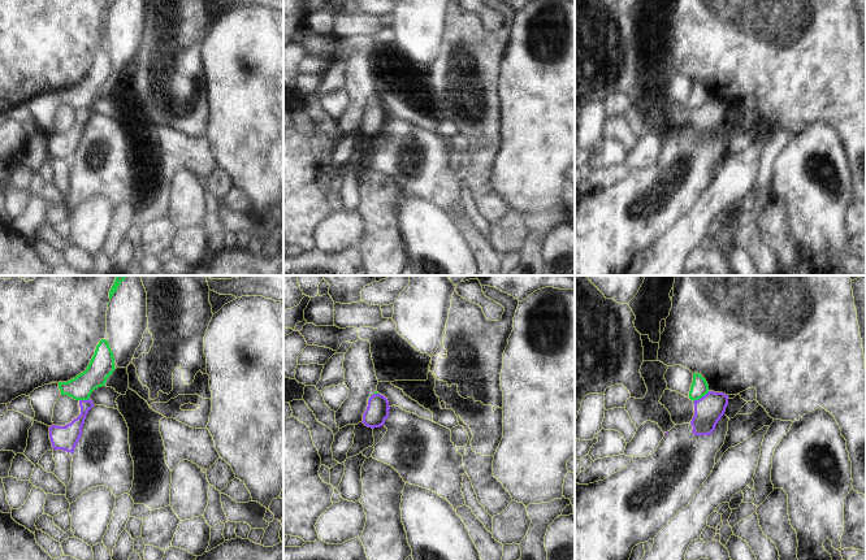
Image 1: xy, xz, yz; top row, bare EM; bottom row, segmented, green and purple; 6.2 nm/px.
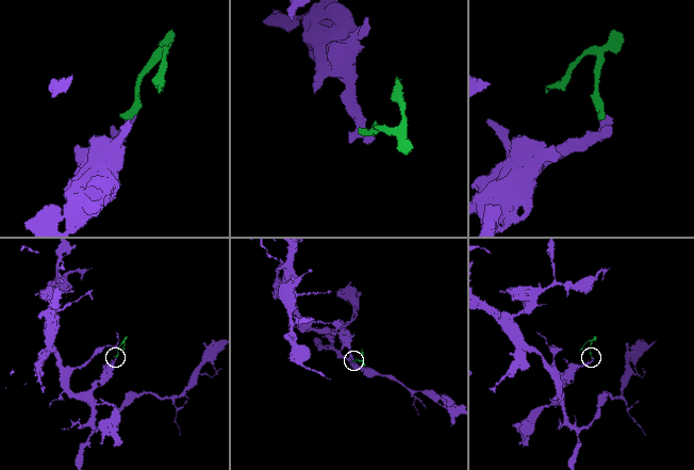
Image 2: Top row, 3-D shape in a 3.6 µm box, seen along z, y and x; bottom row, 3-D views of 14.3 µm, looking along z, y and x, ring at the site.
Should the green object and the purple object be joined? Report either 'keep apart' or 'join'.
keep apart

